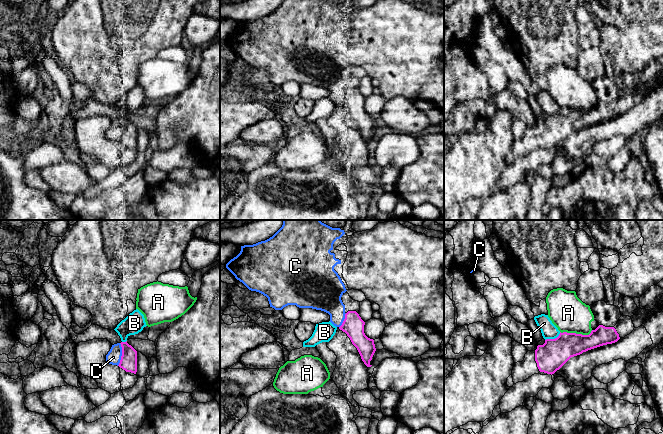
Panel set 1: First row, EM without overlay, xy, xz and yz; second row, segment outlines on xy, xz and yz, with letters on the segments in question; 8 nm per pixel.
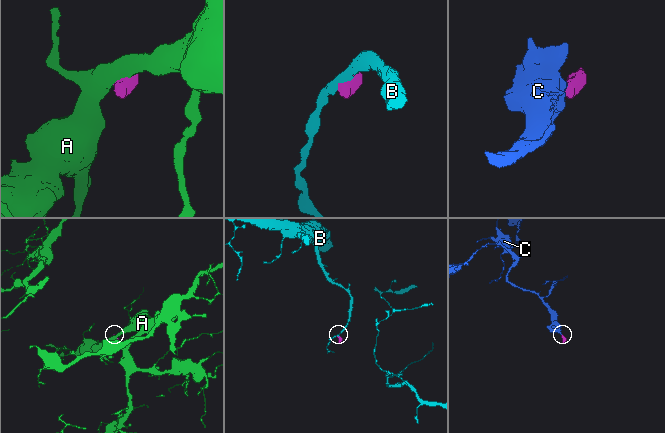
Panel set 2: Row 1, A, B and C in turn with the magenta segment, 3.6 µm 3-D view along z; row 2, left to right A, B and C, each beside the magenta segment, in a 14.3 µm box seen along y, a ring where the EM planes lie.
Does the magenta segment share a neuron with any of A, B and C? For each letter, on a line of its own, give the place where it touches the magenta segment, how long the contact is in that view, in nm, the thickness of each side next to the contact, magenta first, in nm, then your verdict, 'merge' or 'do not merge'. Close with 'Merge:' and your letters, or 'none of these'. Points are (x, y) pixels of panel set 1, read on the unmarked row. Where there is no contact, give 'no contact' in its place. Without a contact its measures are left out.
A: contact yz (576, 110); length 260 nm; calibres 240 and 300 nm; do not merge
B: contact yz (553, 115); length 140 nm; calibres 240 and 130 nm; do not merge
C: contact xy (122, 130); length 190 nm; calibres 140 and 120 nm; merge
Merge: C

